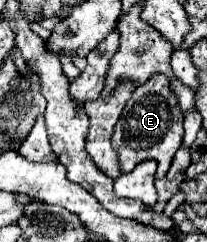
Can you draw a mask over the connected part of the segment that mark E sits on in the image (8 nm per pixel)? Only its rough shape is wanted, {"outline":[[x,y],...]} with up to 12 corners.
{"outline":[[169,80],[137,86],[111,144],[121,172],[157,162],[163,178],[183,142]]}

